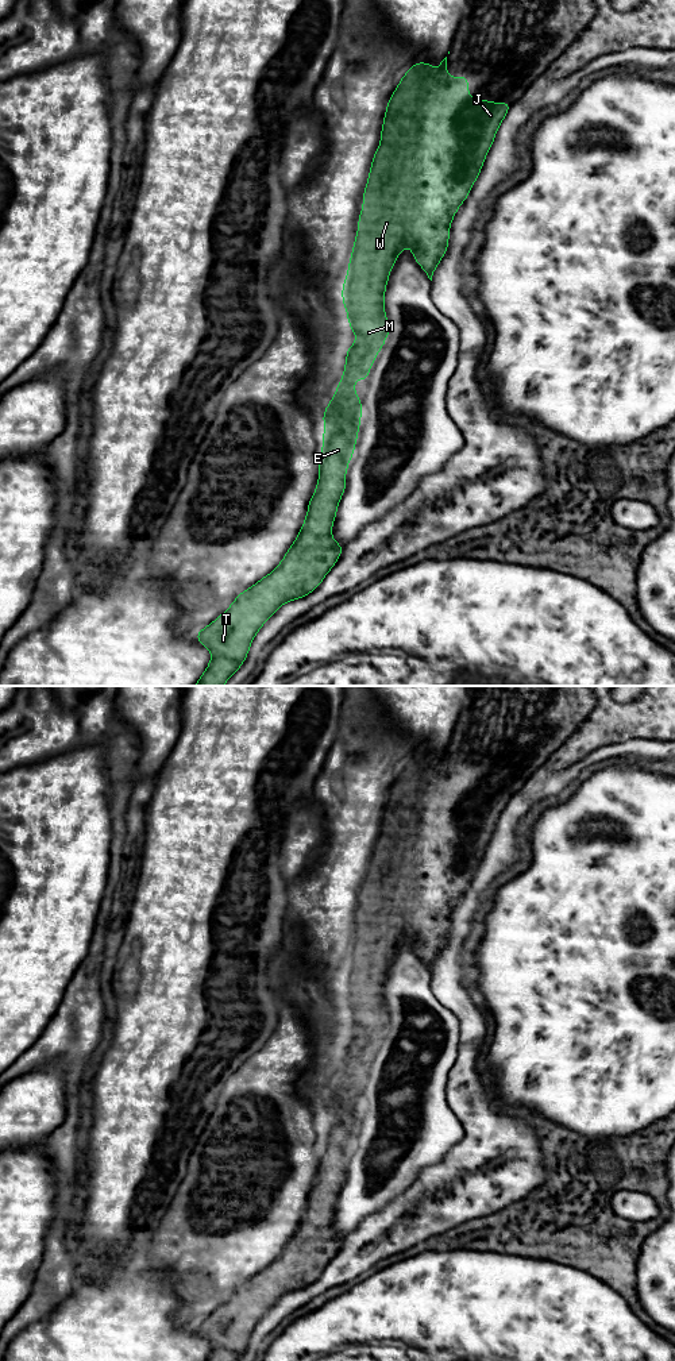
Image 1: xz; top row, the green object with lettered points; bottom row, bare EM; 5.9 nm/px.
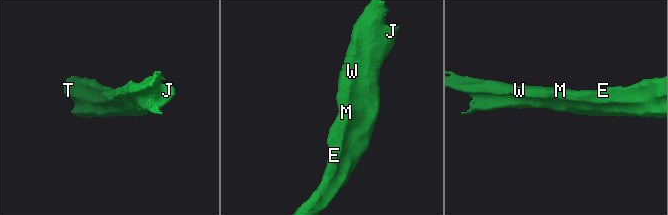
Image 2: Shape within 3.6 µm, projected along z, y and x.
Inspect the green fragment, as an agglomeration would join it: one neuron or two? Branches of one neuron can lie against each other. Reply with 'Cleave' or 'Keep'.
Keep

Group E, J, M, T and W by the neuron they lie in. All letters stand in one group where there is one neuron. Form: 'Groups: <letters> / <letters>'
Groups: E J M T W

